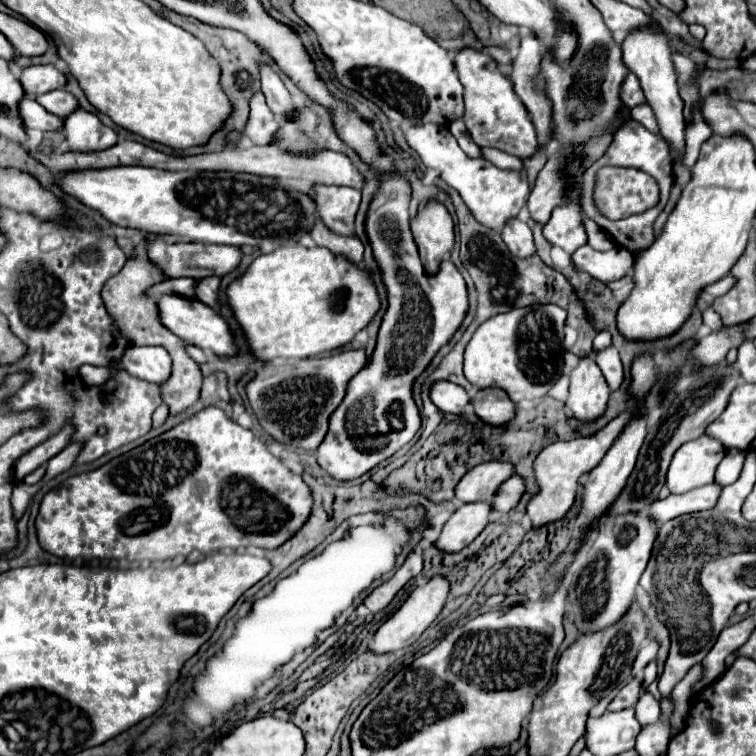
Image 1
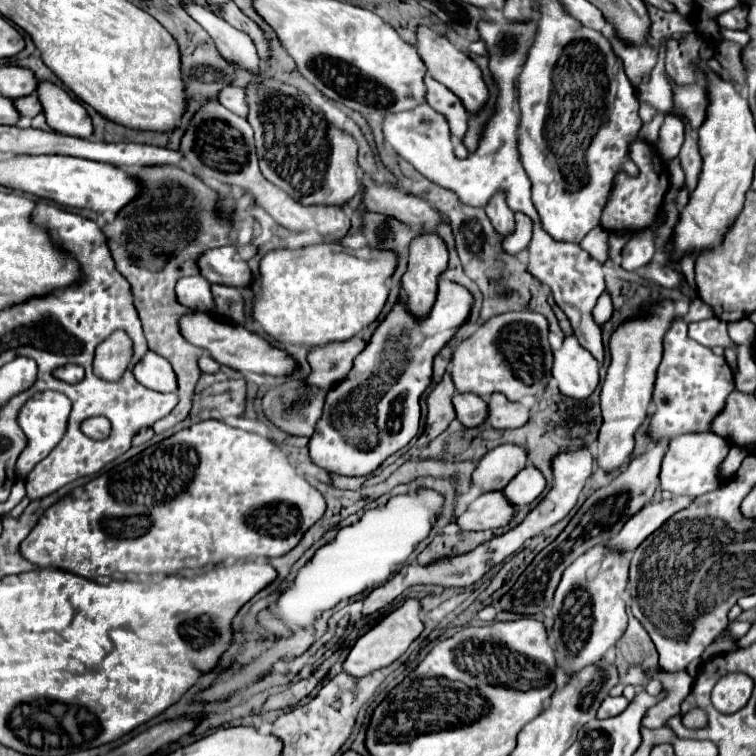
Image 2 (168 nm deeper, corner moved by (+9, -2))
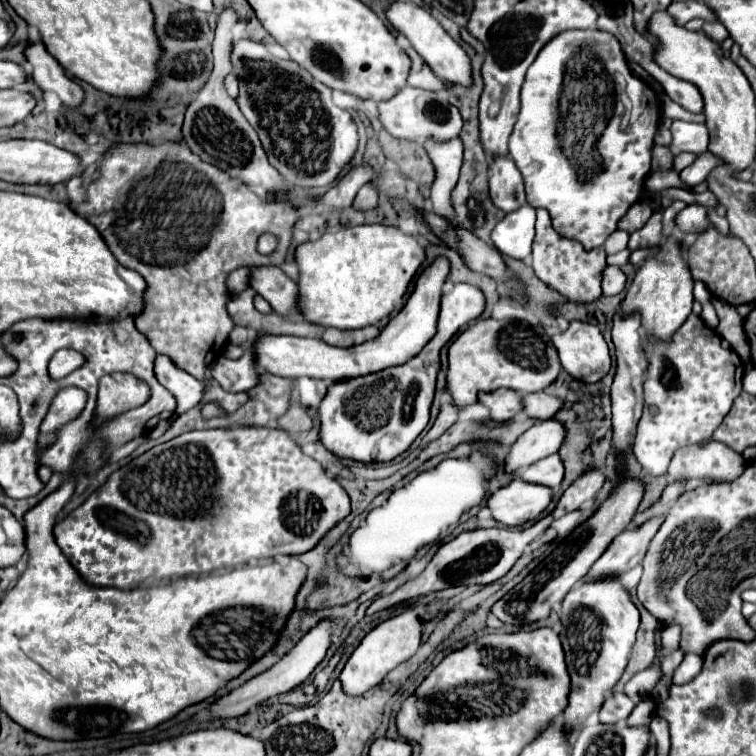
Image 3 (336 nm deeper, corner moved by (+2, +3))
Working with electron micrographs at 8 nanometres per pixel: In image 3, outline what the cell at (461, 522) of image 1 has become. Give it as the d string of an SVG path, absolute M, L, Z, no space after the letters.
M511 481L487 499L487 507L493 519L505 527L517 527L533 521L541 511L547 509L551 491L543 485L525 481Z

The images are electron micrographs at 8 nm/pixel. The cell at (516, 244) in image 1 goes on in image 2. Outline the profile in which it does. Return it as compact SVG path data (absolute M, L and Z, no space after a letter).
M504 192L494 194L494 198L490 198L490 202L486 204L484 210L486 210L486 214L488 214L488 218L498 234L506 236L514 230L514 212L506 206Z

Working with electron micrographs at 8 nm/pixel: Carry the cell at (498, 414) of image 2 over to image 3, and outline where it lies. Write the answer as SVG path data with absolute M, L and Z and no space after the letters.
M543 391L521 397L521 403L523 403L523 413L535 421L551 419L553 413L557 413L557 407L561 407L561 399L545 395Z

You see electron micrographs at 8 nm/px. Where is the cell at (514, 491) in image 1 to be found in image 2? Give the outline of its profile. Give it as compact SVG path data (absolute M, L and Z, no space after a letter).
M526 466L524 470L520 470L518 476L512 478L512 482L508 482L504 494L516 506L526 506L534 502L544 492L544 488L546 488L546 480L542 472L538 472L534 466Z

